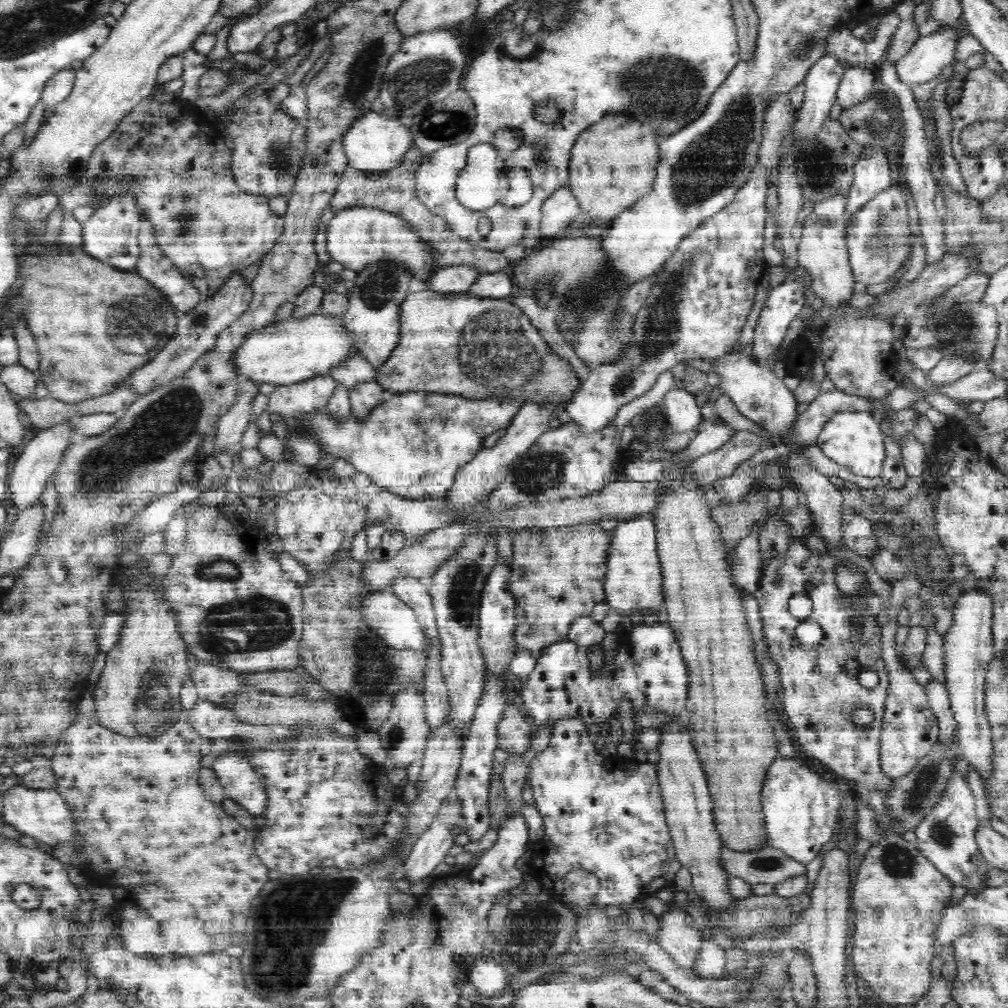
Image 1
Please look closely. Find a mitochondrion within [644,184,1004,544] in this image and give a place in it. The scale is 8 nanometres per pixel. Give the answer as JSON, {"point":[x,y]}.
{"point":[959,324]}

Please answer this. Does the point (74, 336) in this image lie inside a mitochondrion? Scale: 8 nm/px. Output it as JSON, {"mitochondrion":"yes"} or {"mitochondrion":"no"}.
{"mitochondrion":"no"}

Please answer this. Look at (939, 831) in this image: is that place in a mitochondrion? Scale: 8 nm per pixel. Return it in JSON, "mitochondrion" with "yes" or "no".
{"mitochondrion":"yes"}

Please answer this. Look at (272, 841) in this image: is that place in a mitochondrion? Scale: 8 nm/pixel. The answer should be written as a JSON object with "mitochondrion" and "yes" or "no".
{"mitochondrion":"no"}

